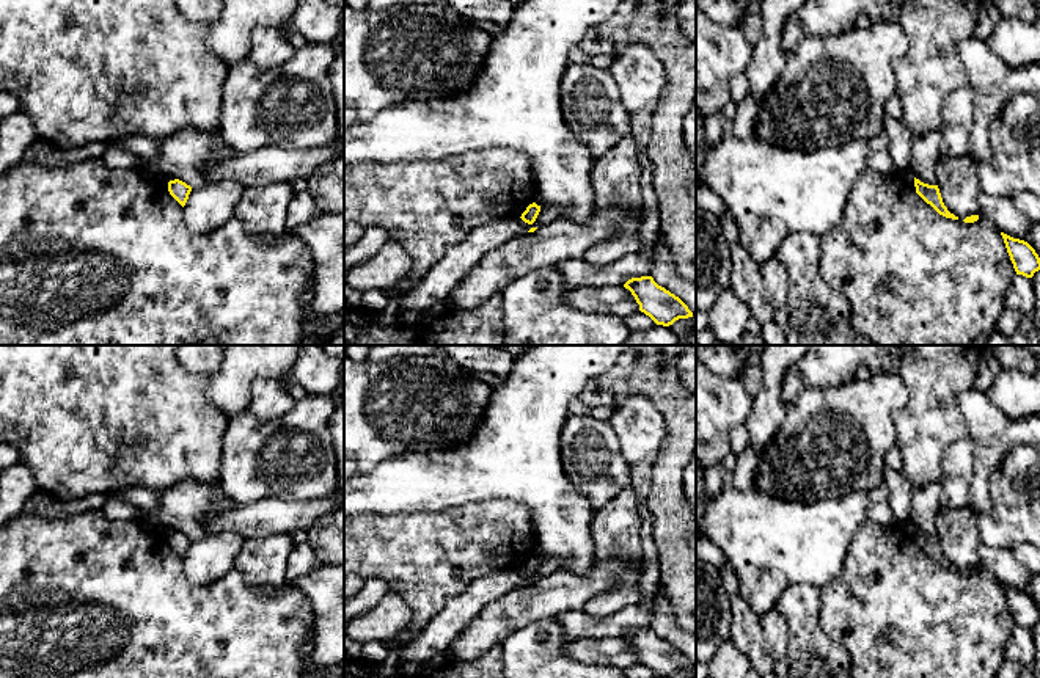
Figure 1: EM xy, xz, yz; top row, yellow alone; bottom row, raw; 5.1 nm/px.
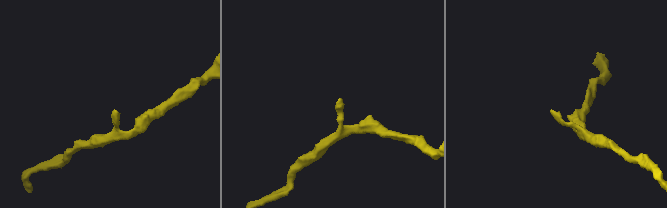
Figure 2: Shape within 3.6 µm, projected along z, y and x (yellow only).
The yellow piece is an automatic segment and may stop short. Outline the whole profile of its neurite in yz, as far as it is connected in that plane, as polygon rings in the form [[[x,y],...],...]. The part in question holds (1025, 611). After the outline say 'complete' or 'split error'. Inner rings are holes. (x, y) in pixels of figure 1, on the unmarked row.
[[[1004,584],[1001,587],[1016,626],[1032,629],[1040,622],[1040,609],[1035,601],[1024,592],[1013,590]]]; complete

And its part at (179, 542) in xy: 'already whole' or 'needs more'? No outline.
already whole

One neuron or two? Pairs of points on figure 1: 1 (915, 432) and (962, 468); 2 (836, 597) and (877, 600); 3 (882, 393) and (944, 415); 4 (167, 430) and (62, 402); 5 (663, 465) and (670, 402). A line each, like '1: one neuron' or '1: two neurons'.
1: two neurons
2: one neuron
3: two neurons
4: one neuron
5: one neuron

